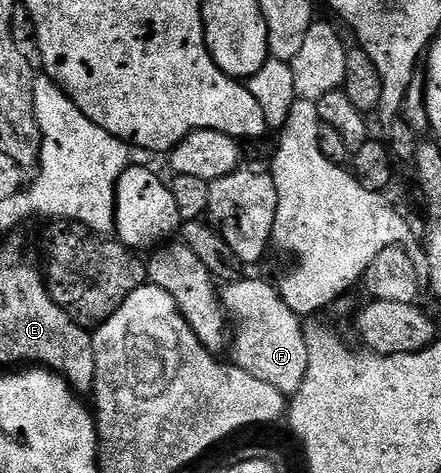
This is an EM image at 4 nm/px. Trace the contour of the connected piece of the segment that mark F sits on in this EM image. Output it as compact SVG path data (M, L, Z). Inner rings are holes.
M241 278L225 283L220 292L220 301L224 304L224 311L234 325L230 336L230 352L232 348L231 363L246 370L250 378L258 378L258 382L266 382L274 386L285 396L291 397L302 386L306 378L307 346L304 337L305 325L300 324L301 317L280 297L280 289L275 283L267 284L264 280L248 280Z

